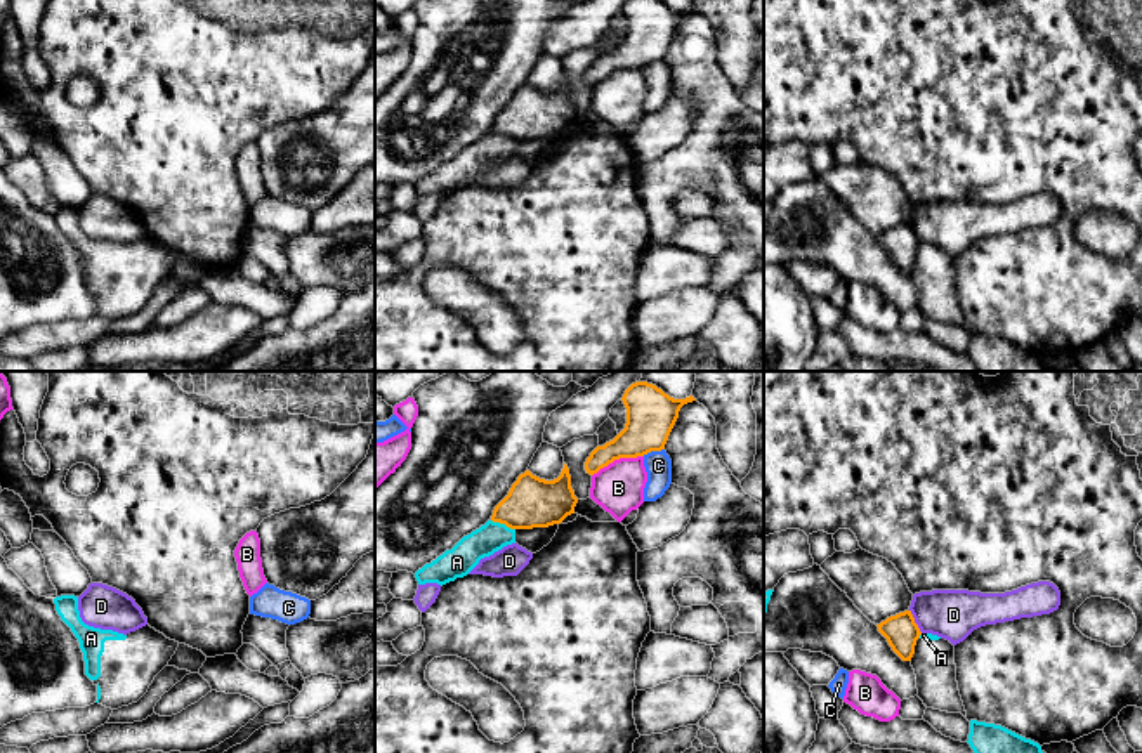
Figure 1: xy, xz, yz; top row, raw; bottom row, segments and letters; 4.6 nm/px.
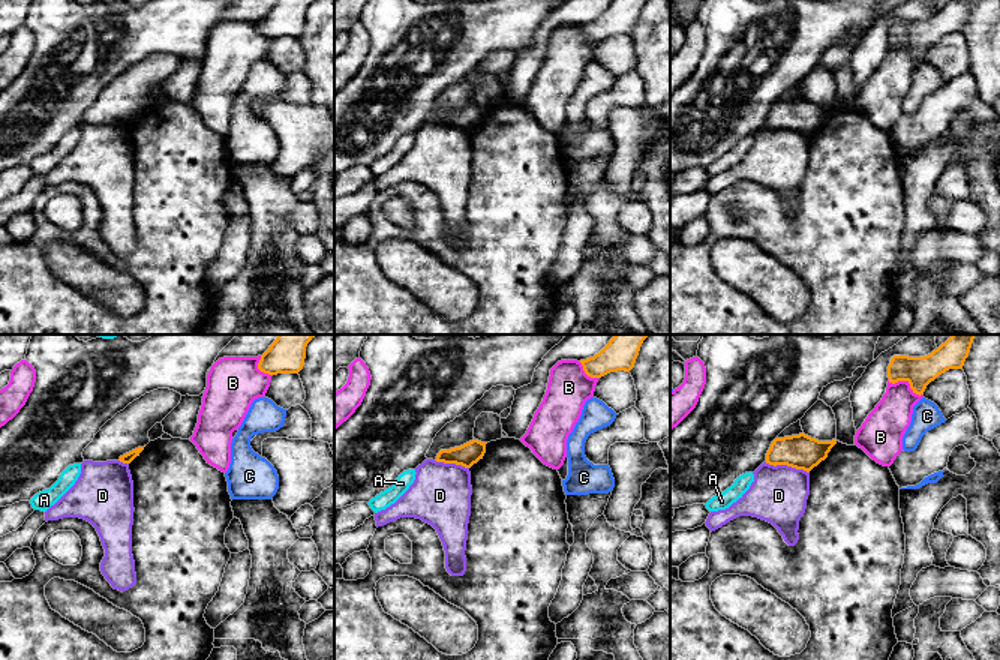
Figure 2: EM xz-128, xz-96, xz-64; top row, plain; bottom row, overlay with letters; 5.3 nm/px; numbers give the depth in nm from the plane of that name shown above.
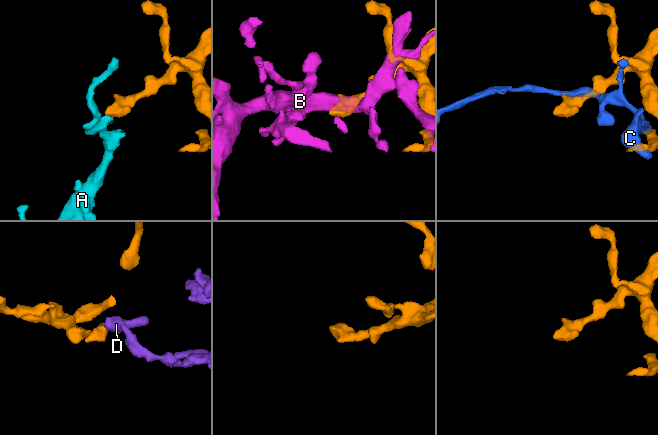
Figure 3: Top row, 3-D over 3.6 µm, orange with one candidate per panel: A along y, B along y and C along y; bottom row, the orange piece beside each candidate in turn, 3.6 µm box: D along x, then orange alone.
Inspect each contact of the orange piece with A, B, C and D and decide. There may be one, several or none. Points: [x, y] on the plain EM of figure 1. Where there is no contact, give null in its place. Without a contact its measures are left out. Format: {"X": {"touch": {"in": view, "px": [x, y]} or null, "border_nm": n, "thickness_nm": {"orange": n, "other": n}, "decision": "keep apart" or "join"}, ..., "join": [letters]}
{"A": {"touch": {"in": "xz", "px": [504, 134]}, "border_nm": 120, "thickness_nm": {"orange": 240, "other": 140}, "decision": "keep apart"}, "B": {"touch": {"in": "xz", "px": [616, 70]}, "border_nm": 260, "thickness_nm": {"orange": 220, "other": 240}, "decision": "keep apart"}, "C": {"touch": {"in": "xz", "px": [653, 61]}, "border_nm": 110, "thickness_nm": {"orange": 240, "other": 130}, "decision": "keep apart"}, "D": {"touch": {"in": "yz", "px": [913, 233]}, "border_nm": 130, "thickness_nm": {"orange": 160, "other": 240}, "decision": "keep apart"}, "join": []}

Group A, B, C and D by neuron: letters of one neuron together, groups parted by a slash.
A / B / C / D

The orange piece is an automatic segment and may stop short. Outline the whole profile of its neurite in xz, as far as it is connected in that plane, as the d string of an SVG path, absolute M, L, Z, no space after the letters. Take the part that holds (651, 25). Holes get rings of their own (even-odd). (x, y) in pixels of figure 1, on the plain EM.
M627 0L621 12L627 19L625 40L613 52L590 64L585 73L585 82L590 87L614 71L665 61L680 19L696 10L692 7L673 10L661 0Z

